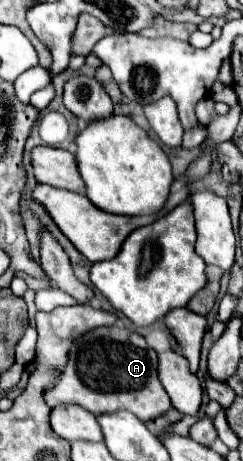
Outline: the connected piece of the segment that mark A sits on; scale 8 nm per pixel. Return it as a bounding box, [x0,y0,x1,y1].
[44,326,172,420]

